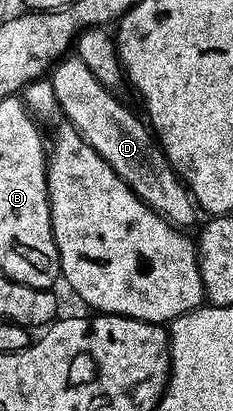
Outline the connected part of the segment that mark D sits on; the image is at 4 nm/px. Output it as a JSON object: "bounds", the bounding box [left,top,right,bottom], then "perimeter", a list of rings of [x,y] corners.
{"bounds":[50,57,198,229],"perimeter":[[[65,57],[52,68],[50,78],[54,85],[54,97],[60,106],[60,115],[86,142],[94,148],[130,185],[130,189],[150,209],[158,212],[173,227],[188,229],[198,216],[198,207],[179,175],[172,170],[163,150],[154,138],[149,124],[140,119],[124,103],[115,99],[113,92],[104,87],[97,77],[77,57]]]}

